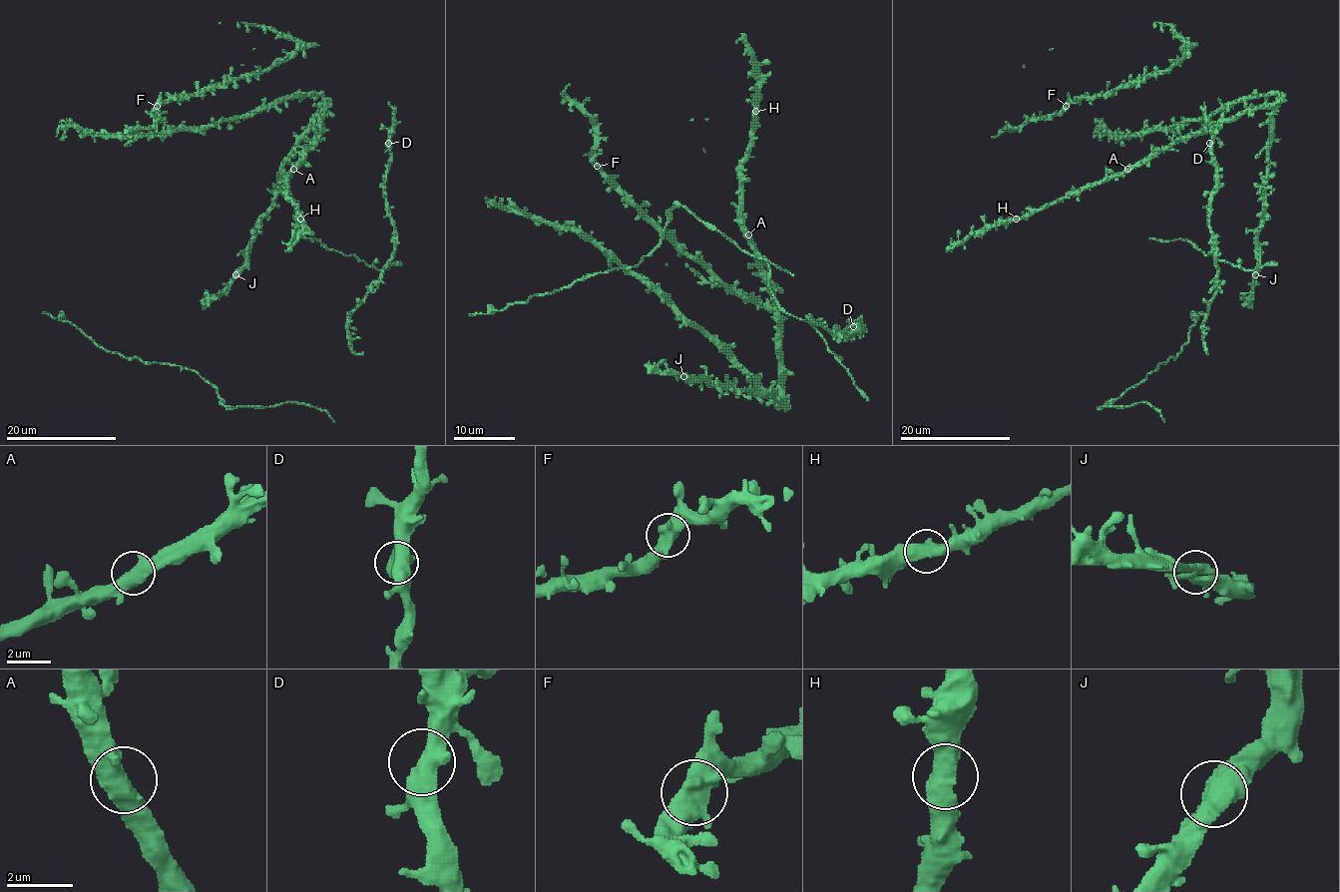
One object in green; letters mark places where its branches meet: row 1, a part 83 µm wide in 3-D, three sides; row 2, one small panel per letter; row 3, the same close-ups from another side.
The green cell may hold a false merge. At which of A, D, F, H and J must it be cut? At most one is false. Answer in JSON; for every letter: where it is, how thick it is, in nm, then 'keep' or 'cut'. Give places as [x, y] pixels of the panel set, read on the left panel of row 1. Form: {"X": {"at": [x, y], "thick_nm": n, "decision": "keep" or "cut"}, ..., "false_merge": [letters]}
{"A": {"at": [293, 169], "thick_nm": 600, "decision": "keep"}, "D": {"at": [388, 143], "thick_nm": 550, "decision": "keep"}, "F": {"at": [157, 106], "thick_nm": 600, "decision": "keep"}, "H": {"at": [300, 219], "thick_nm": 550, "decision": "keep"}, "J": {"at": [235, 274], "thick_nm": 600, "decision": "keep"}, "false_merge": []}

